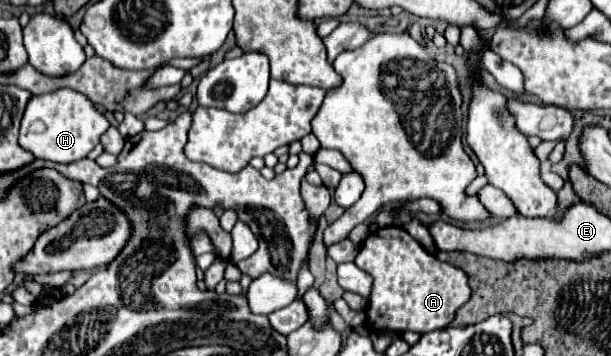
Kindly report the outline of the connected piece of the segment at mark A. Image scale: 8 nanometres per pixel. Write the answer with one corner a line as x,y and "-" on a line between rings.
401,227
375,229
361,245
355,265
373,277
365,325
377,333
429,333
445,329
453,321
455,311
471,299
467,275
459,267
439,261
435,255
427,253

